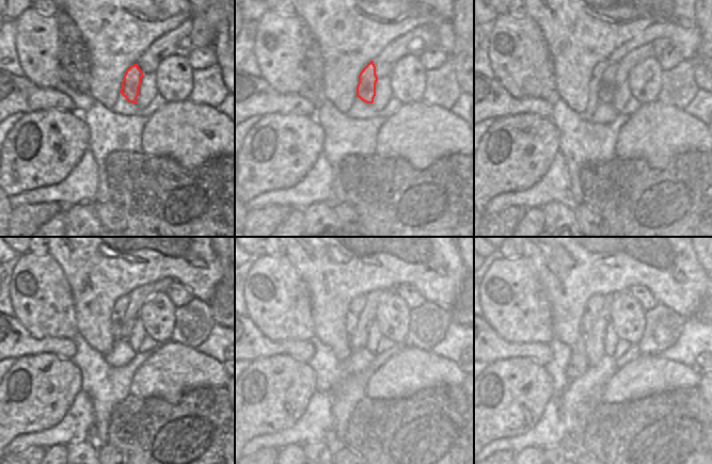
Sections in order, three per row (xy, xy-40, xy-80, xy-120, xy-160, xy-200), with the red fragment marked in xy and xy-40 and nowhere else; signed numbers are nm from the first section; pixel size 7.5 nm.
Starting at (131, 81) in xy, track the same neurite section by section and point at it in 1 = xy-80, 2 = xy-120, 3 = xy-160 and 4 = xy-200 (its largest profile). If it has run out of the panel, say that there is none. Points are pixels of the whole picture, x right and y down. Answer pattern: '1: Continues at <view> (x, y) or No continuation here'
1: Continues at xy-80 (602, 83)
2: Continues at xy-120 (121, 304)
3: Continues at xy-160 (356, 307)
4: Continues at xy-200 (595, 304)

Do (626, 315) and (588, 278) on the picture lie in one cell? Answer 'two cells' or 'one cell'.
two cells

